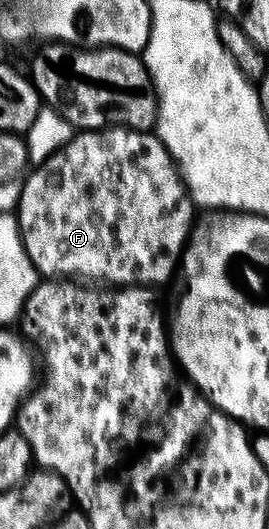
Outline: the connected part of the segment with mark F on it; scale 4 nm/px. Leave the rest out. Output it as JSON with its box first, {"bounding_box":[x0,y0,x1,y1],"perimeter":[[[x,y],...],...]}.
{"bounding_box":[18,128,192,286],"perimeter":[[[106,128],[103,130],[84,130],[79,134],[73,135],[64,147],[59,148],[57,152],[48,157],[43,164],[33,167],[33,172],[27,173],[28,181],[24,184],[24,189],[20,192],[20,212],[18,211],[18,219],[20,222],[20,240],[24,243],[30,262],[35,266],[37,273],[44,278],[79,278],[84,282],[103,282],[108,286],[157,286],[156,284],[164,284],[172,276],[172,271],[177,271],[178,261],[182,256],[182,249],[185,247],[186,241],[189,239],[188,227],[191,226],[192,220],[188,216],[180,216],[179,208],[183,206],[184,200],[186,204],[186,196],[182,188],[182,177],[178,171],[177,165],[174,163],[172,156],[169,154],[167,148],[164,147],[163,142],[160,141],[159,136],[153,134],[148,130],[133,130],[131,128]]]}

